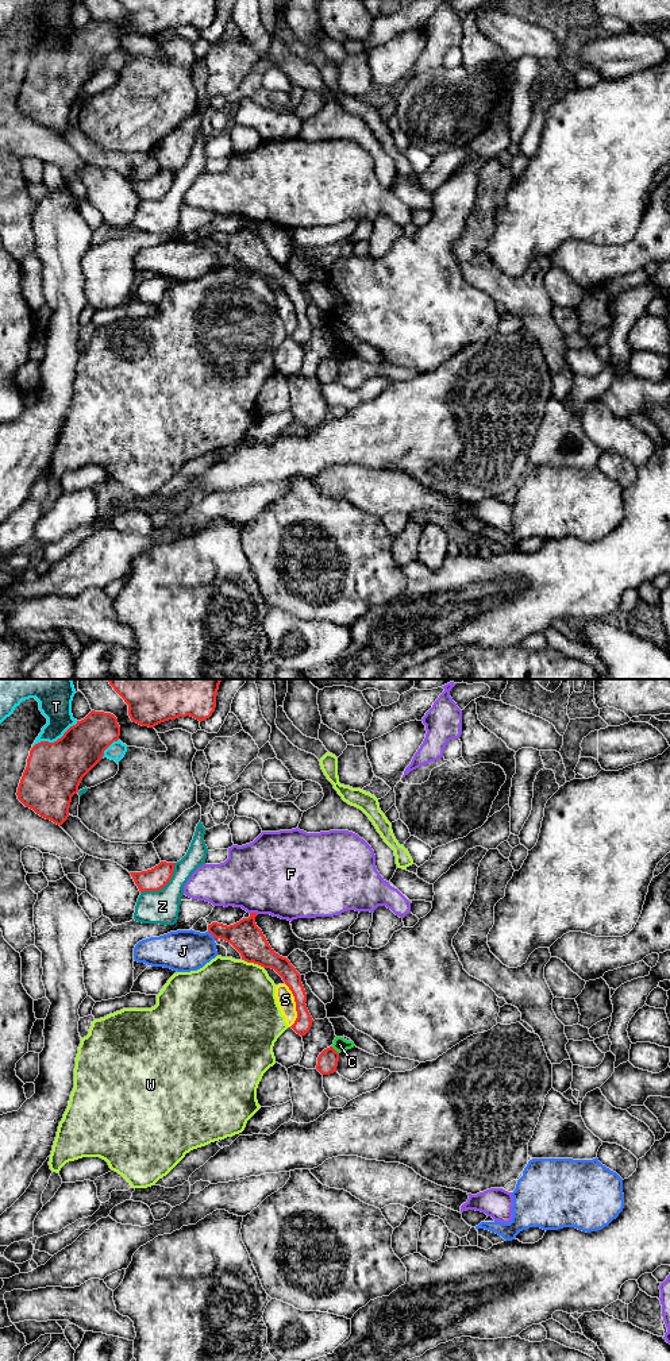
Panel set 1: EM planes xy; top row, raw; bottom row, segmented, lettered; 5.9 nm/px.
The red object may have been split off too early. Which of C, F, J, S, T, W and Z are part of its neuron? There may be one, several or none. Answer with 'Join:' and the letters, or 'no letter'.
Join: no letter

